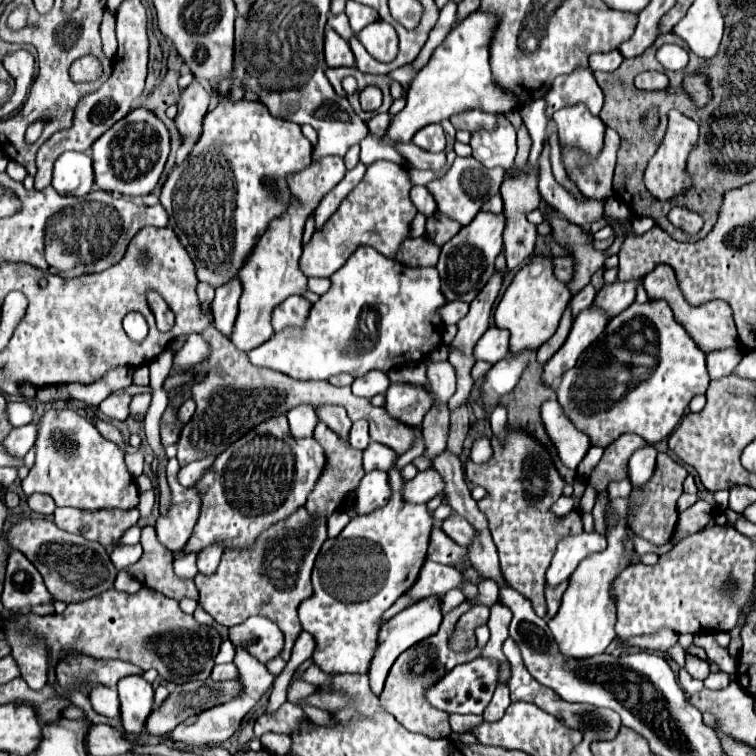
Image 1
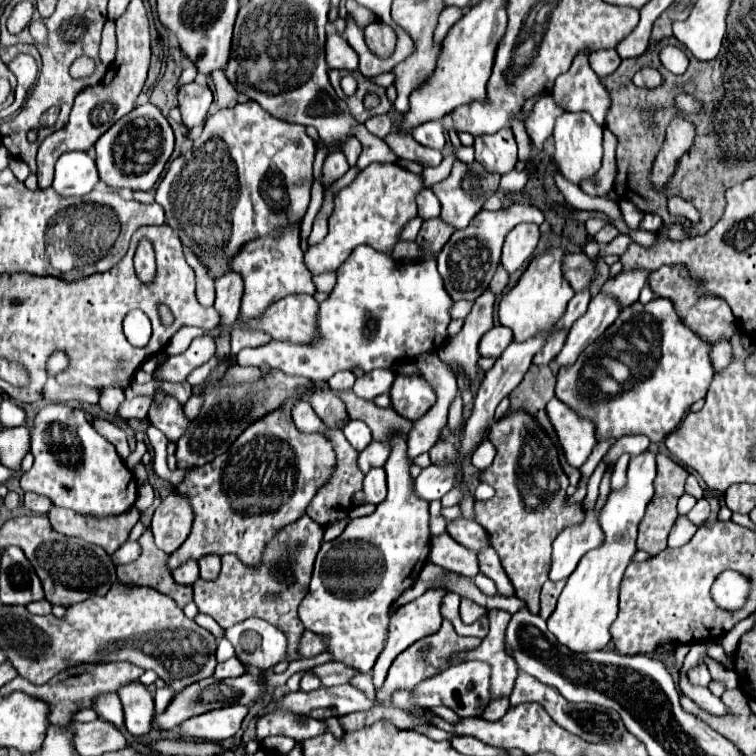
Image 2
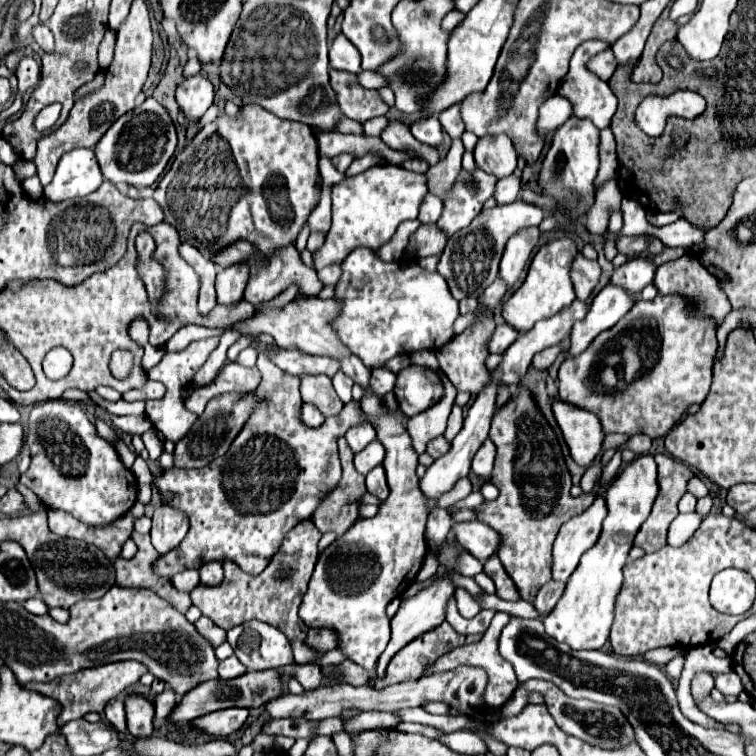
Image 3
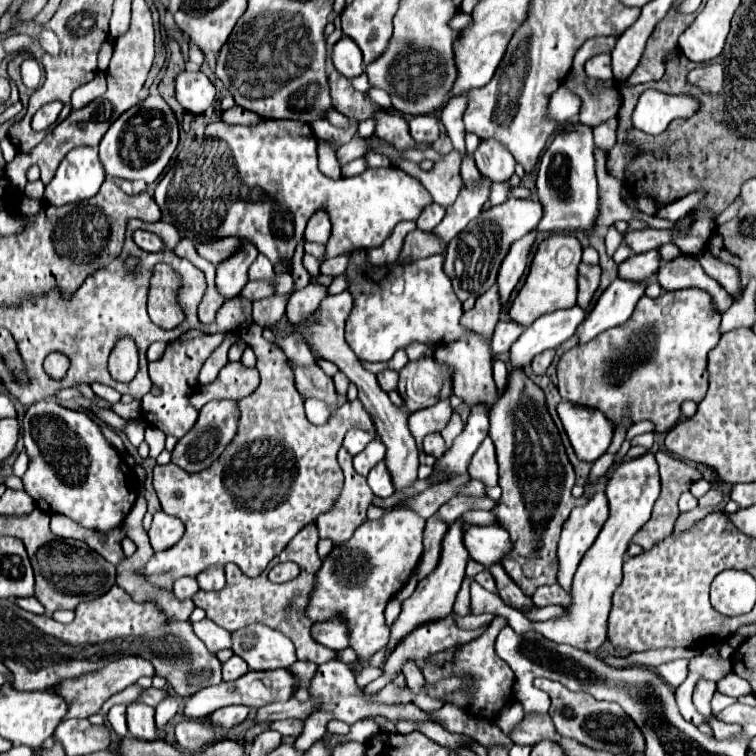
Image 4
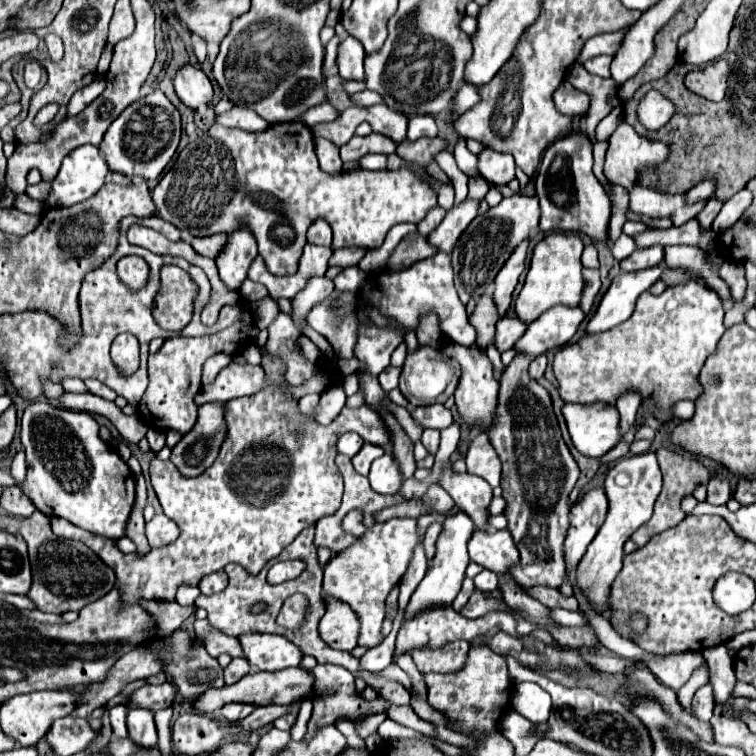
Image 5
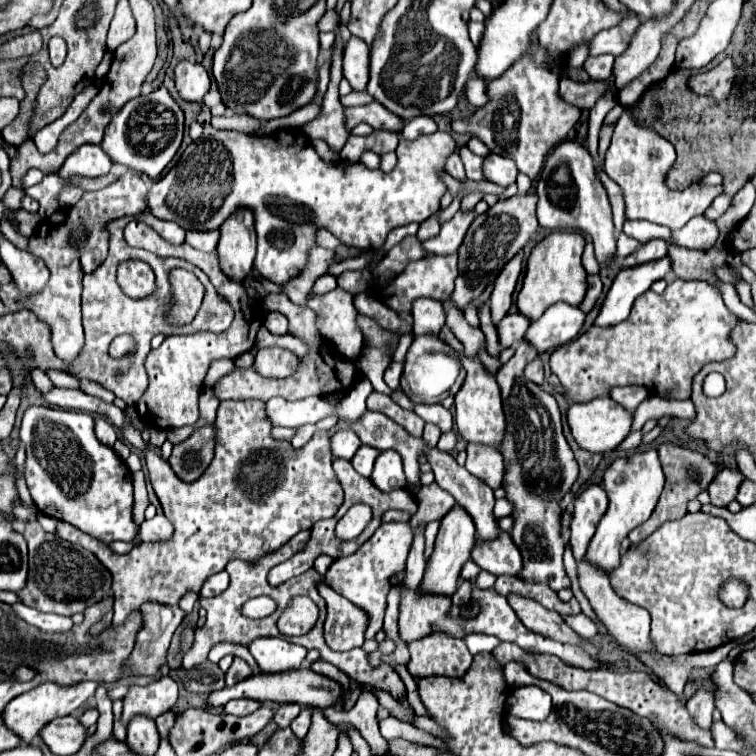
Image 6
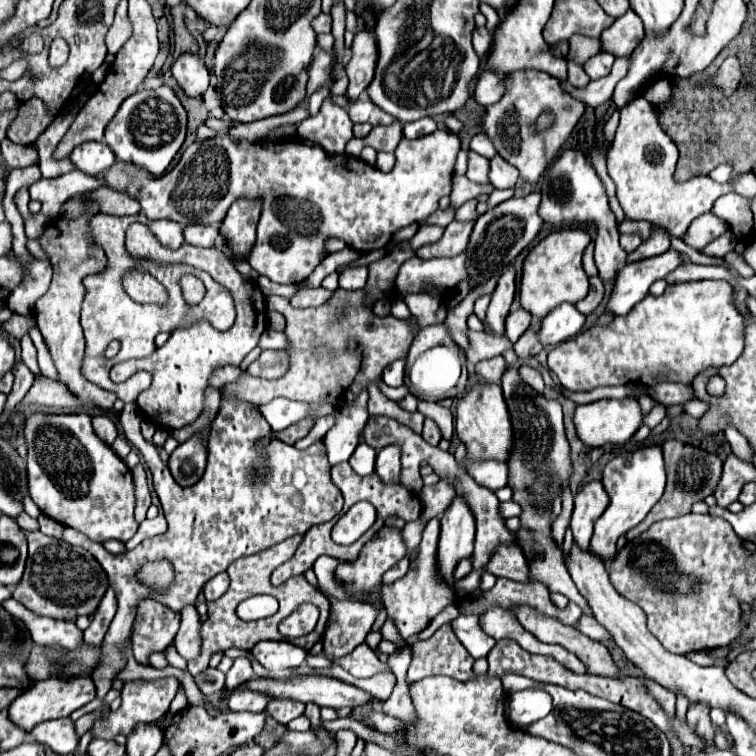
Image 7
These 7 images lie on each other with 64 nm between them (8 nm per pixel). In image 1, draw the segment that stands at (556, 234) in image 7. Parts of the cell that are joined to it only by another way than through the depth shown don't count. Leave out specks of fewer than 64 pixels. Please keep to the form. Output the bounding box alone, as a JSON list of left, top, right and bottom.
[494,258,570,354]

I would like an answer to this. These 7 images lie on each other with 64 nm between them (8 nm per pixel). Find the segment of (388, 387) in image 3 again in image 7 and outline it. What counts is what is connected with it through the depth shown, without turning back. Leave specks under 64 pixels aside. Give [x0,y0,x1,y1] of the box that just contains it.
[382,360,404,386]

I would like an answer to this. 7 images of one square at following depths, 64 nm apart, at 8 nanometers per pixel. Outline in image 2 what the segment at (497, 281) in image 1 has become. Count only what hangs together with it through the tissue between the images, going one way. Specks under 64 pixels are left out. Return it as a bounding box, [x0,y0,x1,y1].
[438,290,496,382]

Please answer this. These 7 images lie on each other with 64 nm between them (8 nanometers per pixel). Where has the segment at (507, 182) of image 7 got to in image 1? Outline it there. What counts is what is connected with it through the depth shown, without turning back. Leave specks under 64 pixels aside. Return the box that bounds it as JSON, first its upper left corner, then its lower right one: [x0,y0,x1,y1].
[470,114,516,170]

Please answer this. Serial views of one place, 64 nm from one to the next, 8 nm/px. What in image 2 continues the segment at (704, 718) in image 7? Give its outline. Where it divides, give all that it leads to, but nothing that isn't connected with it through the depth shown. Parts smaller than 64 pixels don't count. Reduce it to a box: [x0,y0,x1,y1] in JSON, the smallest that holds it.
[688,664,712,686]

